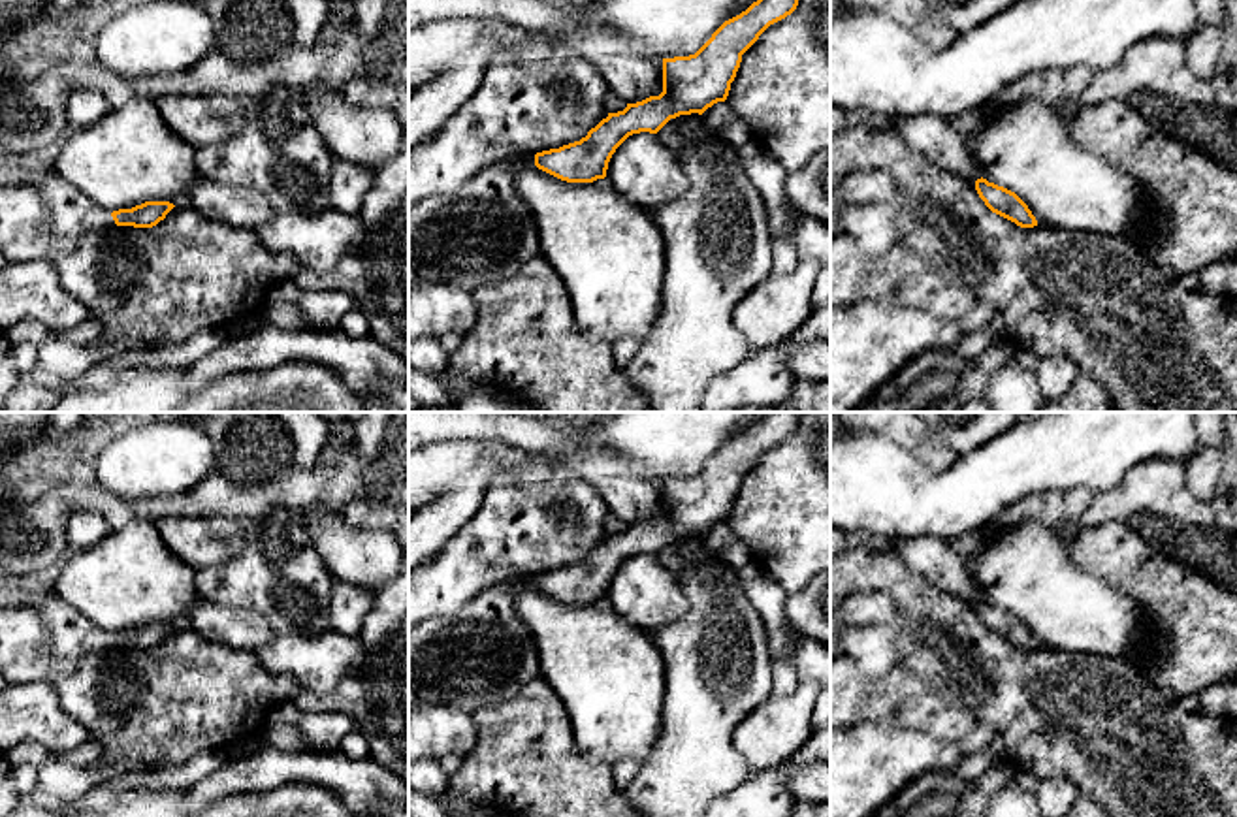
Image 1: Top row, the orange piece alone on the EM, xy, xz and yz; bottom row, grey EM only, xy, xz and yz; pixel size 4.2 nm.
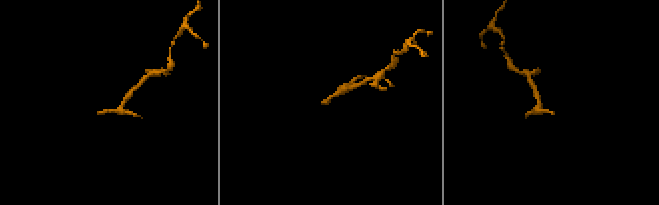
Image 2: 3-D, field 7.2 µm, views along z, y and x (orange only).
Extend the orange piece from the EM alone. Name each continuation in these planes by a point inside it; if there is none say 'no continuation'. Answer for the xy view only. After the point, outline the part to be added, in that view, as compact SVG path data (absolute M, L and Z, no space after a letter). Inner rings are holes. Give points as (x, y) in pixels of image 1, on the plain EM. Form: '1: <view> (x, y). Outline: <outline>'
1: xy (70, 633). Outline: M53 591L36 597L28 606L40 616L47 631L47 648L55 657L83 657L117 648L111 631L96 627Z

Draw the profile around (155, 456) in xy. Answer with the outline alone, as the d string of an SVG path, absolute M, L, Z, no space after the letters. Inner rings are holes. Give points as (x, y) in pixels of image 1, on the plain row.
M149 416L124 422L122 431L100 452L94 482L128 501L179 495L215 473L217 463L217 444L203 425L179 418Z

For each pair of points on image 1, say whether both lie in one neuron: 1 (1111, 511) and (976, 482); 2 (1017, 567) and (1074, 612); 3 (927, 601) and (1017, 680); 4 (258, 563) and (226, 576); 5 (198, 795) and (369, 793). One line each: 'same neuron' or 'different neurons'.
1: different neurons
2: same neuron
3: same neuron
4: same neuron
5: same neuron

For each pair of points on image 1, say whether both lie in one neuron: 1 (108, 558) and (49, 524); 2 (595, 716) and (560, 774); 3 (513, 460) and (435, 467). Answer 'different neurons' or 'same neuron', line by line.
1: different neurons
2: different neurons
3: same neuron

